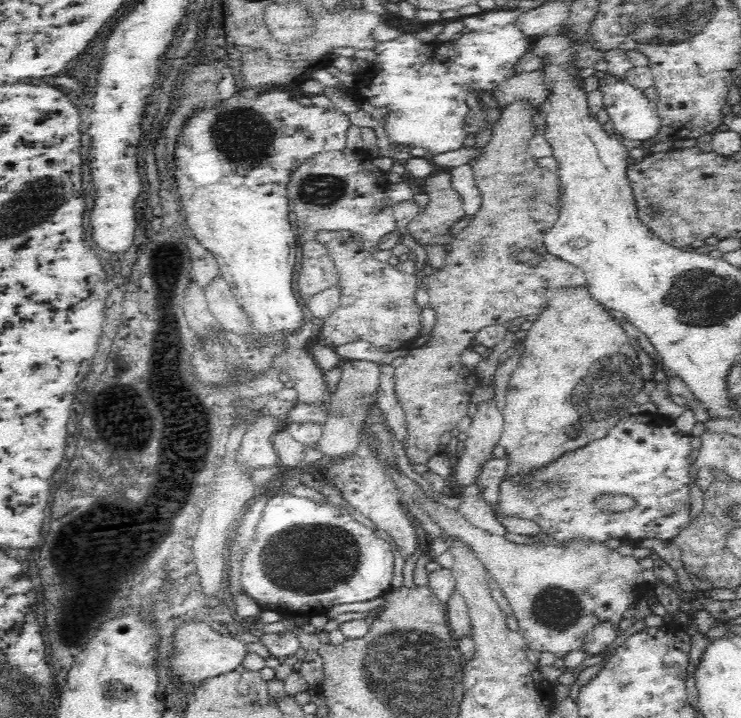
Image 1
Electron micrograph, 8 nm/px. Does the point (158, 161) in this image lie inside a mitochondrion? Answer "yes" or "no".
no

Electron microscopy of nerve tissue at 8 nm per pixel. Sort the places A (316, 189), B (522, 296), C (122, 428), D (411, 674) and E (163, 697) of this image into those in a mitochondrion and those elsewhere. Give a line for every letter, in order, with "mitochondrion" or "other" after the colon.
A: mitochondrion
B: other
C: other
D: mitochondrion
E: other

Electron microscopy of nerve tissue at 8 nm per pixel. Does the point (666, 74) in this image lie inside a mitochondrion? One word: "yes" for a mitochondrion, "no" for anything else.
no

